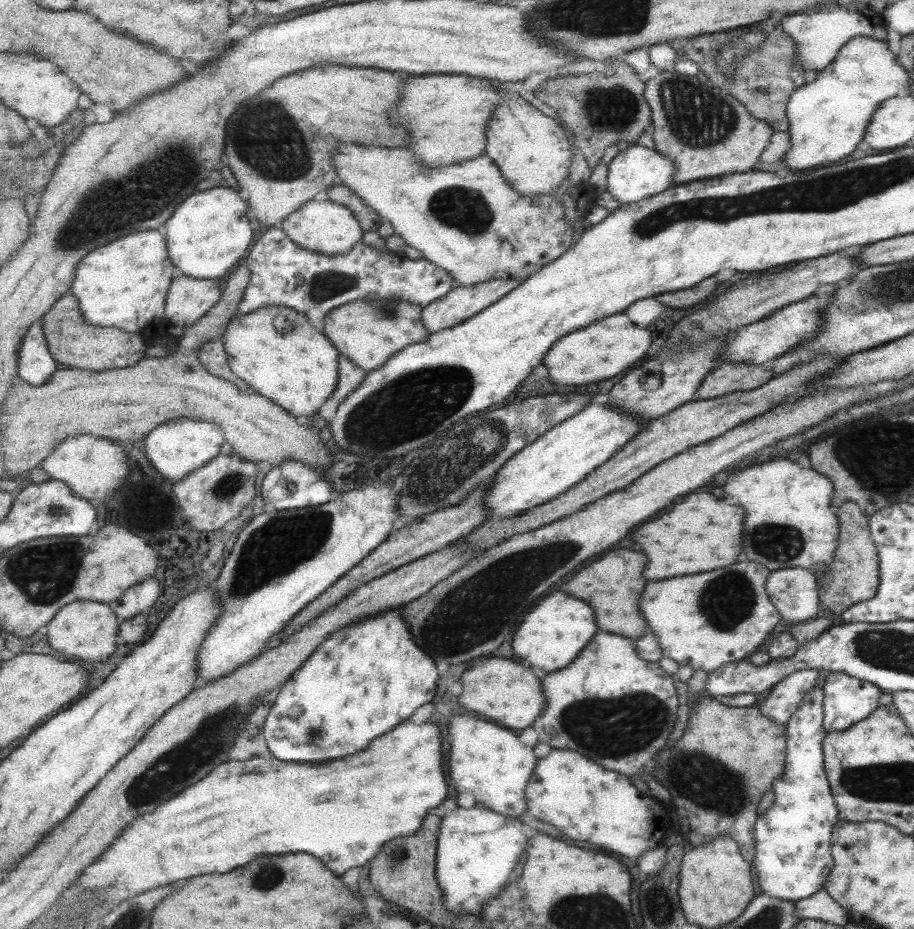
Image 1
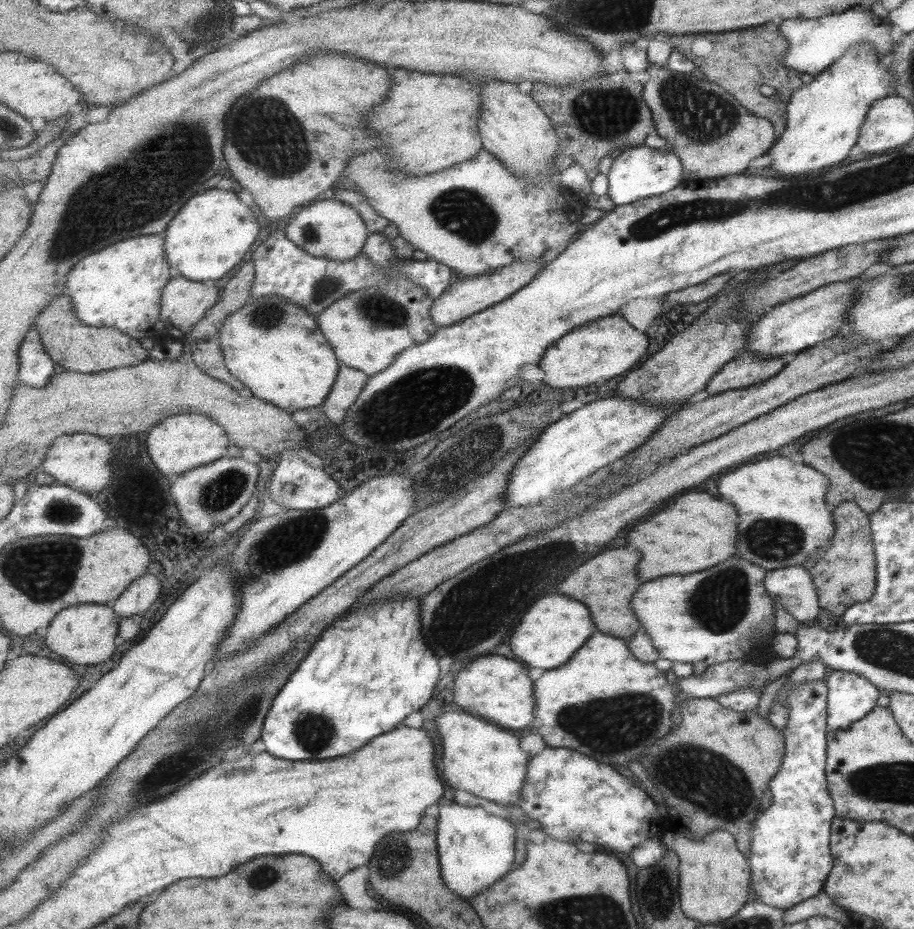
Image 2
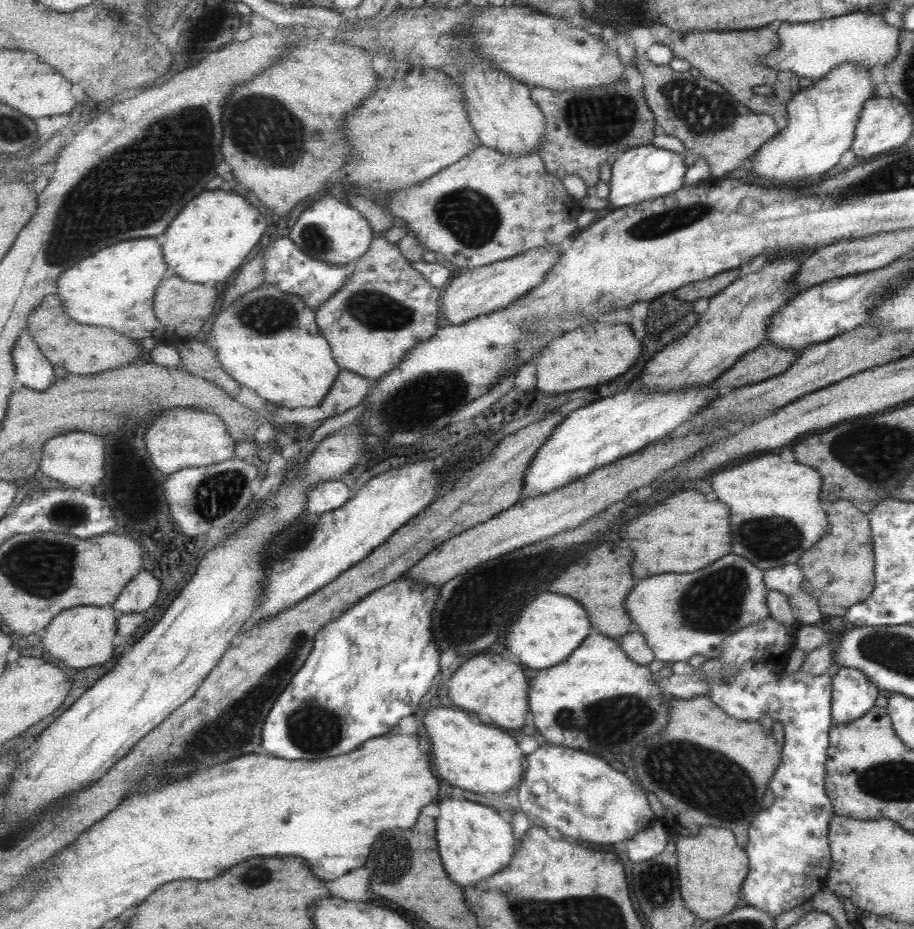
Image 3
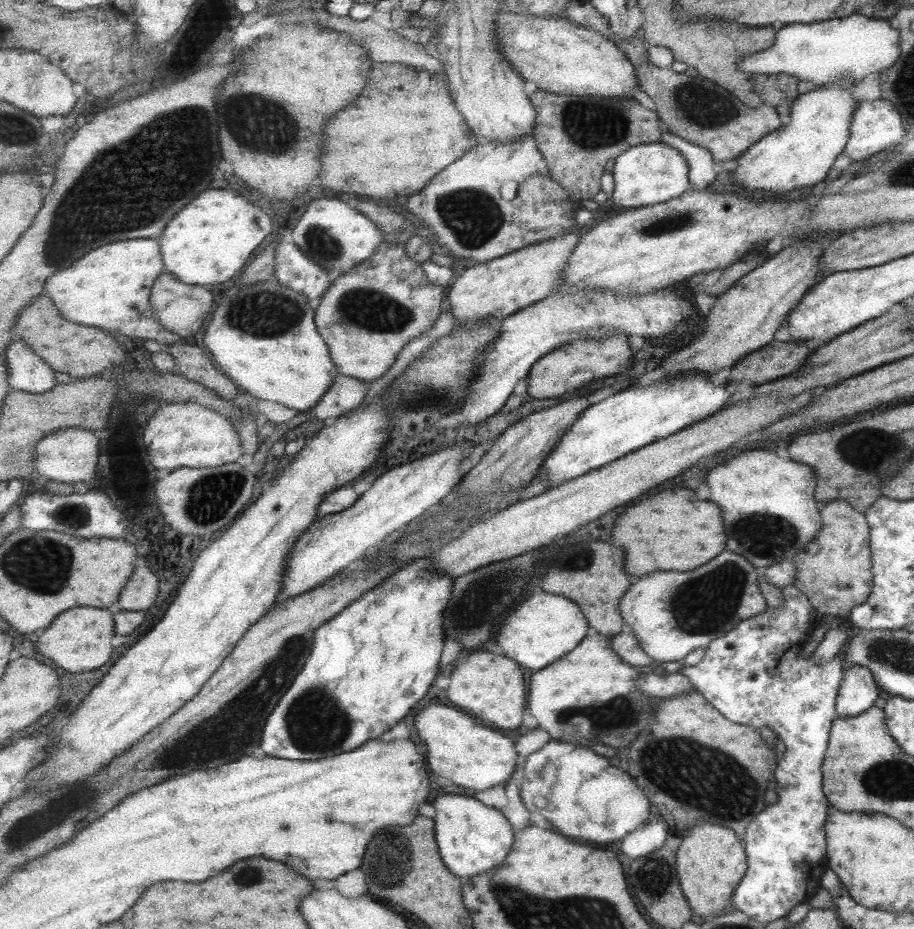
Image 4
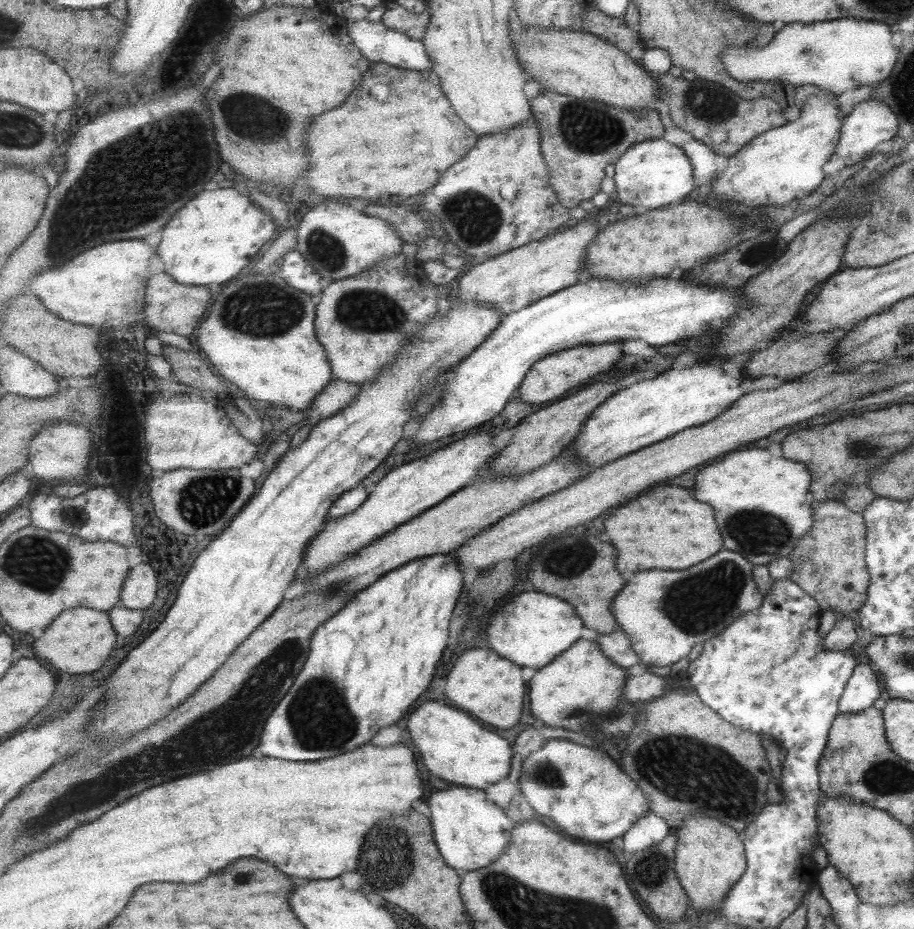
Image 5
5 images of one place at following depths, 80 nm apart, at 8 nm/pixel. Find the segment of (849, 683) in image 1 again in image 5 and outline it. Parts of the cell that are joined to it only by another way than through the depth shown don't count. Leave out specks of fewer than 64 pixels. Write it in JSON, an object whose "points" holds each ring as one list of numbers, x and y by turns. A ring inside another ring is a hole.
{"points":[[859,663,853,667,839,698,839,714,864,711,873,704,875,698,879,698,879,682,869,664]]}

